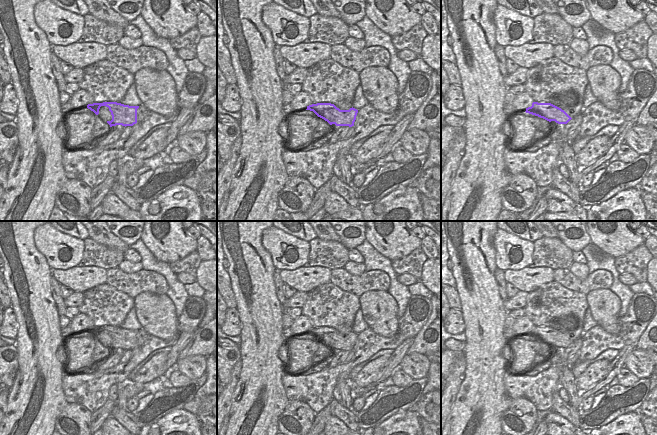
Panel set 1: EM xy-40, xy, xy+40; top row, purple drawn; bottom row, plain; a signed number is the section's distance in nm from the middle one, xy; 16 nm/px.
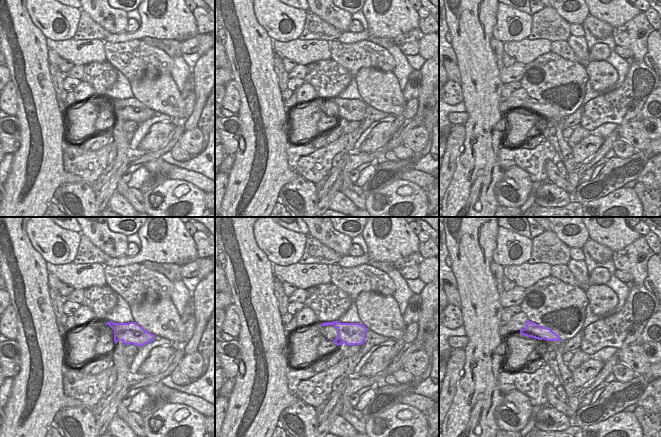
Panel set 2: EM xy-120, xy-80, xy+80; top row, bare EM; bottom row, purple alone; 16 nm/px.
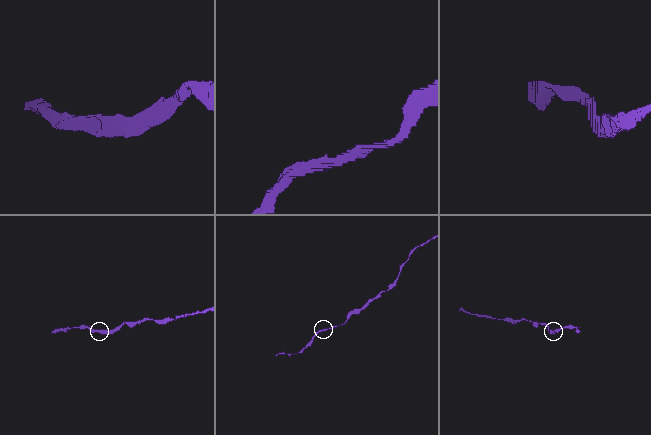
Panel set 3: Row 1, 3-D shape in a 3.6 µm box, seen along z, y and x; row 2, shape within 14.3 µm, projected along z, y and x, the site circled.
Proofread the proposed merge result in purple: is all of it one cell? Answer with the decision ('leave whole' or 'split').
leave whole

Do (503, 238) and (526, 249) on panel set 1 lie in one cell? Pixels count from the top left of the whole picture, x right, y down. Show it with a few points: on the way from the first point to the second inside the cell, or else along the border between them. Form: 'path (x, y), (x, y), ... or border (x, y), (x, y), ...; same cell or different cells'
path (509, 241), (520, 244); same cell

